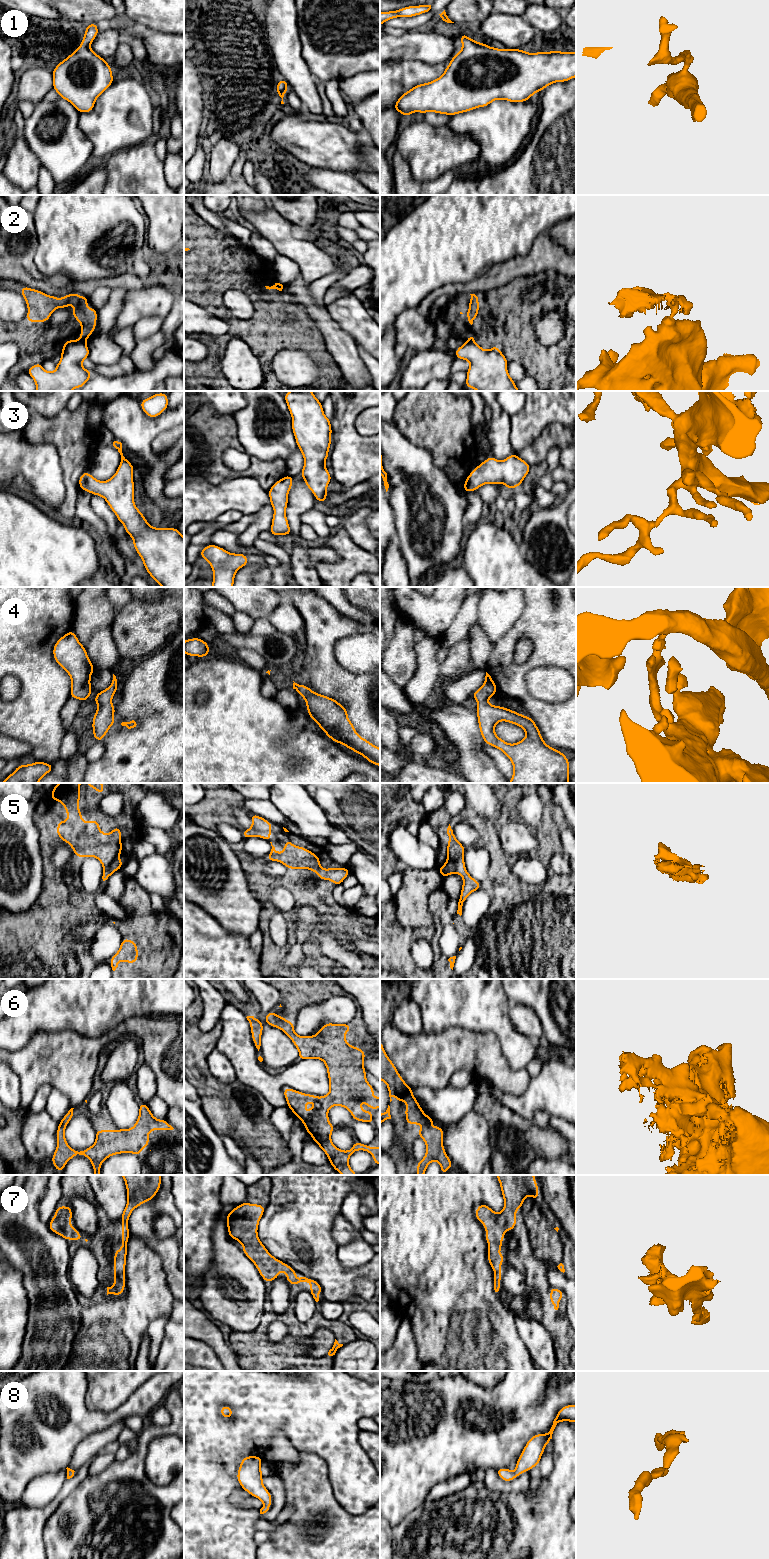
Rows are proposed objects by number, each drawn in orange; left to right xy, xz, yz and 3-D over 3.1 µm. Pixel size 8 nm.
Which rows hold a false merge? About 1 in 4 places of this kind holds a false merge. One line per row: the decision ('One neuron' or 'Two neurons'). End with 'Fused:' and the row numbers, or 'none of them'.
1: One neuron
2: Two neurons
3: One neuron
4: One neuron
5: One neuron
6: One neuron
7: One neuron
8: One neuron
Fused: 2

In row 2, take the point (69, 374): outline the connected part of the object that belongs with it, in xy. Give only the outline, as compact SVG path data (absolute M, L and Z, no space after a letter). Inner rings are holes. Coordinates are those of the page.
M65 341L60 354L61 359L53 372L47 372L42 363L35 364L27 370L35 381L35 391L71 391L82 388L91 378L91 371L82 366L83 360L90 354L85 341Z

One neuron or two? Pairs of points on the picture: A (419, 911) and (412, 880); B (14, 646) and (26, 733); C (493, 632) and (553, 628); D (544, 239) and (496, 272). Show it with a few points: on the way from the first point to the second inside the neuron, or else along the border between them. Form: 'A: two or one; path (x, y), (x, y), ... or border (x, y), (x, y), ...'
A: one; path (419, 903), (419, 888)
B: one; path (28, 668), (28, 711)
C: two; border (521, 612), (516, 622), (493, 645)
D: one; path (537, 253), (521, 269), (510, 271)

